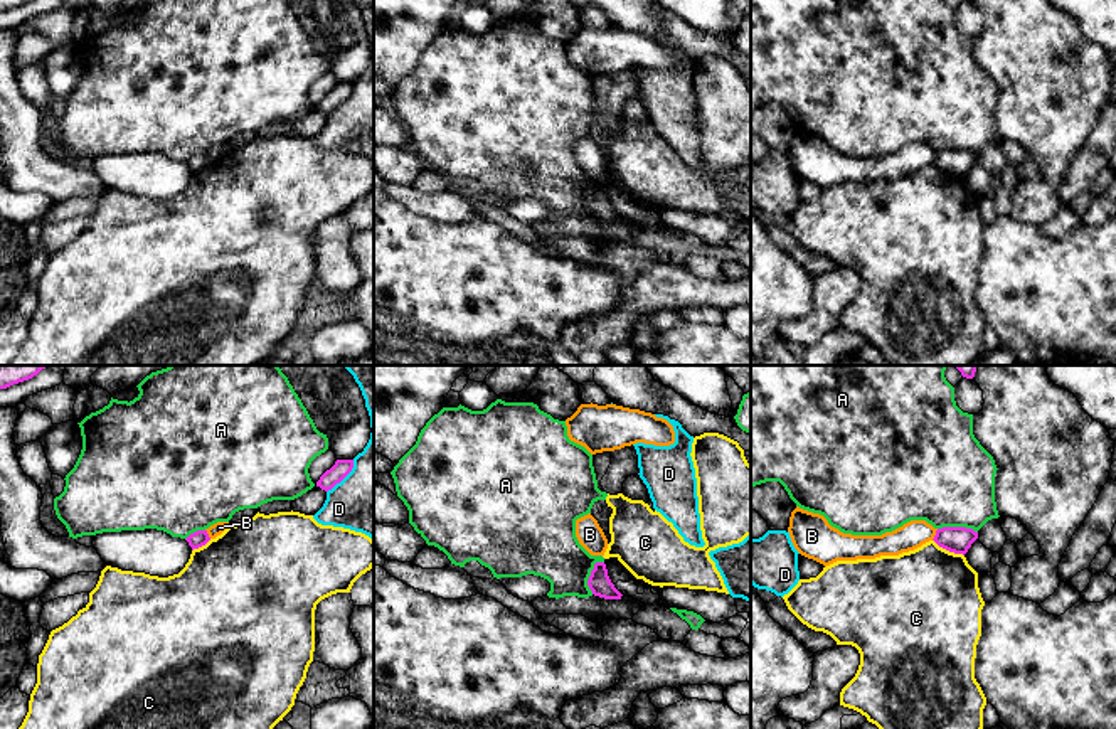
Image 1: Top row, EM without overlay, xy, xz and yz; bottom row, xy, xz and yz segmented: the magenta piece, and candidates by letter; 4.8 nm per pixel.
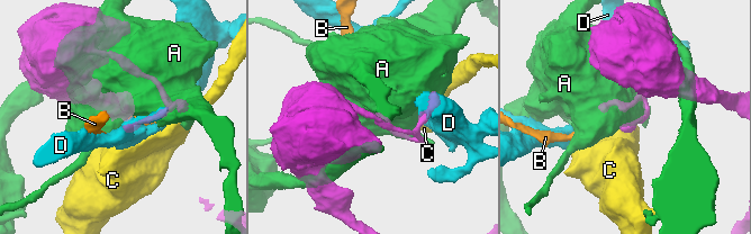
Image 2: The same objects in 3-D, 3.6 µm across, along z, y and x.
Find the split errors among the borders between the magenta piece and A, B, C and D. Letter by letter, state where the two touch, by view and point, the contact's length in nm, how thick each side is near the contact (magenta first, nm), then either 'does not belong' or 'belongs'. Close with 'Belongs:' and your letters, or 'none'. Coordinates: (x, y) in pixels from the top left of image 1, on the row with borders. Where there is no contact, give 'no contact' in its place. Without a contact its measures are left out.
A: yz (958, 527) | 190 nm | 130/460 nm | does not belong
B: yz (936, 534) | 70 nm | 130/130 nm | does not belong
C: yz (948, 549) | 170 nm | 130/480 nm | does not belong
D: xy (344, 477) | 200 nm | 80/340 nm | does not belong
Belongs: none

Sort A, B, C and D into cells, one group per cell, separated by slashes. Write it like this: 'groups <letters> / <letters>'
groups A / B / C / D

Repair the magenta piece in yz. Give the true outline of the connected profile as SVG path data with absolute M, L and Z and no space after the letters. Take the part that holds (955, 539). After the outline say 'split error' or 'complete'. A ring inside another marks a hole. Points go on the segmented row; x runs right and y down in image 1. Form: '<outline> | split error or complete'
M943 527L936 530L934 542L954 554L966 554L971 544L978 539L978 532L966 527Z | complete

